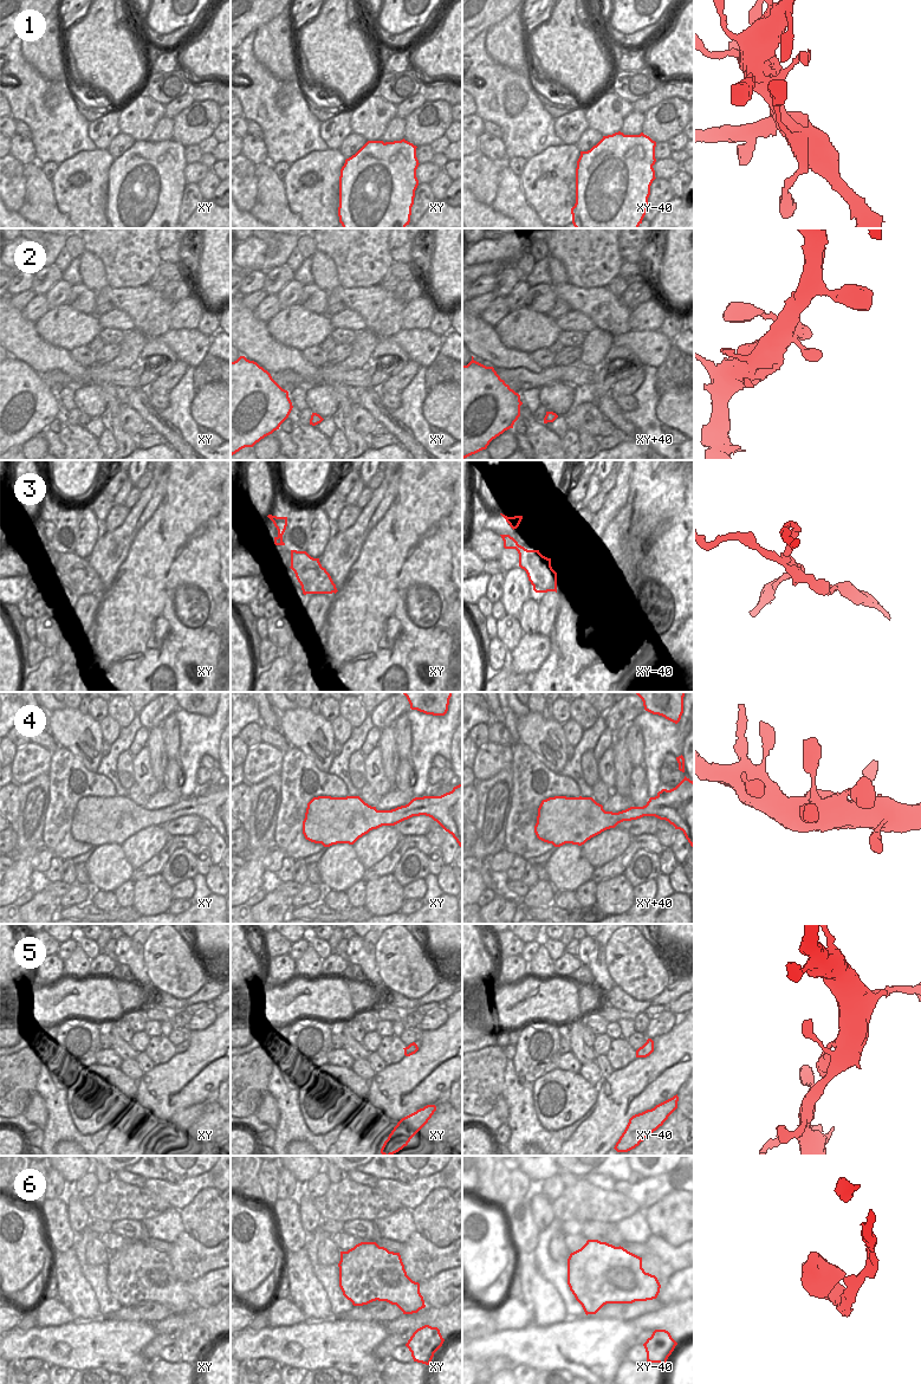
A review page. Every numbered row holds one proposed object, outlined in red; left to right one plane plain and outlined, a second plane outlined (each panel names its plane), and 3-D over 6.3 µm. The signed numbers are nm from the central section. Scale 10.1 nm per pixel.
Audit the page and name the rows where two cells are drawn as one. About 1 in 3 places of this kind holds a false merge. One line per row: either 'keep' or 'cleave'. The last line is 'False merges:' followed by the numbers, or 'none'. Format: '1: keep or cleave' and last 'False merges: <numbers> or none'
1: cleave
2: keep
3: cleave
4: keep
5: keep
6: keep
False merges: 1, 3

